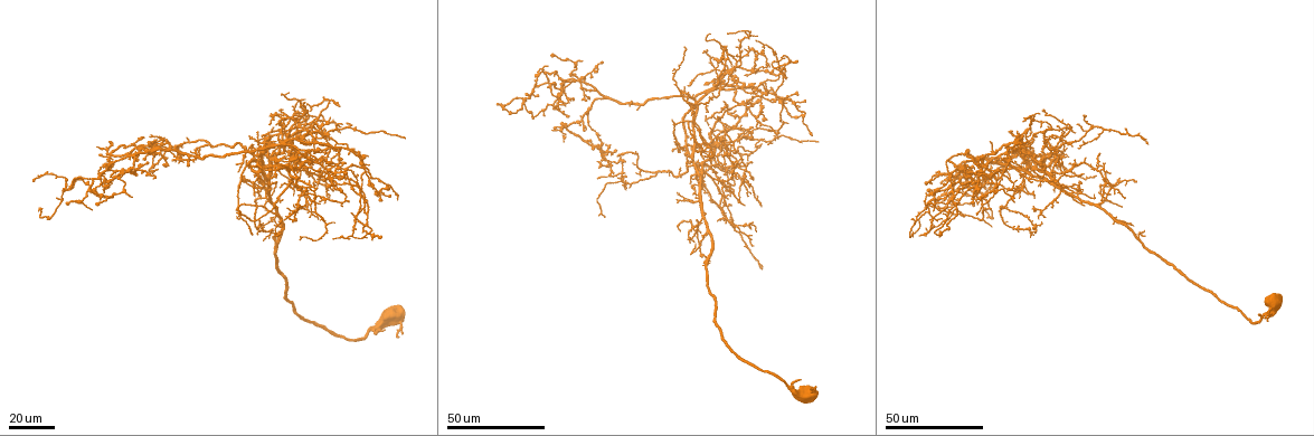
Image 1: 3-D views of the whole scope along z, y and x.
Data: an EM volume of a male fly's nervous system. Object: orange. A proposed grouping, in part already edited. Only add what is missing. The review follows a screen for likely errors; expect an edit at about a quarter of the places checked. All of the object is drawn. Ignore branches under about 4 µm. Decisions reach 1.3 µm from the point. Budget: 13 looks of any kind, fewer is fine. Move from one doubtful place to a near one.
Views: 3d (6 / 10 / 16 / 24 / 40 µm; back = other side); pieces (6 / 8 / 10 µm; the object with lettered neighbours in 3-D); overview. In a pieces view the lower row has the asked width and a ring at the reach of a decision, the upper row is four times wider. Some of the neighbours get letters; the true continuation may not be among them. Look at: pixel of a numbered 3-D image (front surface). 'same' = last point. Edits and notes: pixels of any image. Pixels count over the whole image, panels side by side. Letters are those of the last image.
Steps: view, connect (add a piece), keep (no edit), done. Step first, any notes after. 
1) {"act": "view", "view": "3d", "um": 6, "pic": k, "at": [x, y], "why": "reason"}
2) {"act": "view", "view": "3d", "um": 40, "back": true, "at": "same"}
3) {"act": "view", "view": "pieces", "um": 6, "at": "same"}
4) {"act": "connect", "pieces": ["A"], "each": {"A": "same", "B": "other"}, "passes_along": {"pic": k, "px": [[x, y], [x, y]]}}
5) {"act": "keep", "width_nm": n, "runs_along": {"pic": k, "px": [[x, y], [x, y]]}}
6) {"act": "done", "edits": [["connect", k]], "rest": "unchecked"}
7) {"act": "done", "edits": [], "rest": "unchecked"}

{"act": "view", "view": "3d", "um": 40, "pic": 1, "at": [1127, 128], "why": "branch stops here"}

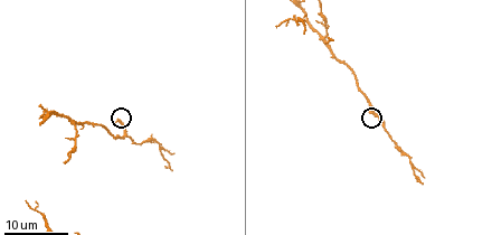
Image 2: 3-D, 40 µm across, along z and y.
{"act": "view", "view": "pieces", "um": 8, "pic": 2, "at": [114, 122]}

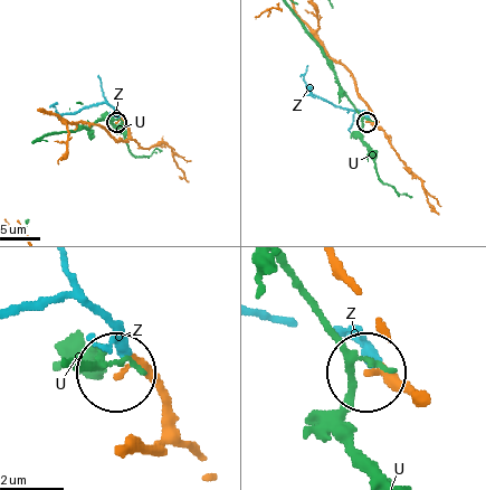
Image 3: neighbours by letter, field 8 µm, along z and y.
{"act": "connect", "pieces": ["Z"], "each": {"U": "other", "Z": "same"}, "found": "it goes on there"}

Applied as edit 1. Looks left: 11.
{"act": "view", "view": "3d", "um": 40, "pic": 1, "at": [673, 119], "why": "free end"}

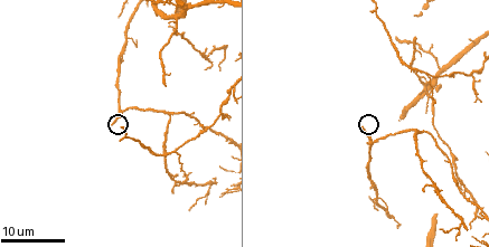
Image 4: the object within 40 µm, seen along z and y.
{"act": "view", "view": "pieces", "um": 8, "pic": 4, "at": [361, 125]}

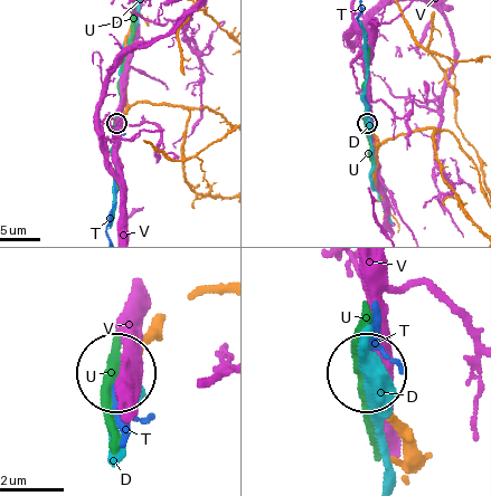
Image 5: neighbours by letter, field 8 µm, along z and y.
{"act": "connect", "pieces": ["T"], "width_nm": 160, "each": {"D": "other", "T": "same", "U": "other", "V": "other"}, "found": "the neuron continues"}

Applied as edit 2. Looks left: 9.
{"act": "view", "view": "overview", "why": "see it whole again"}

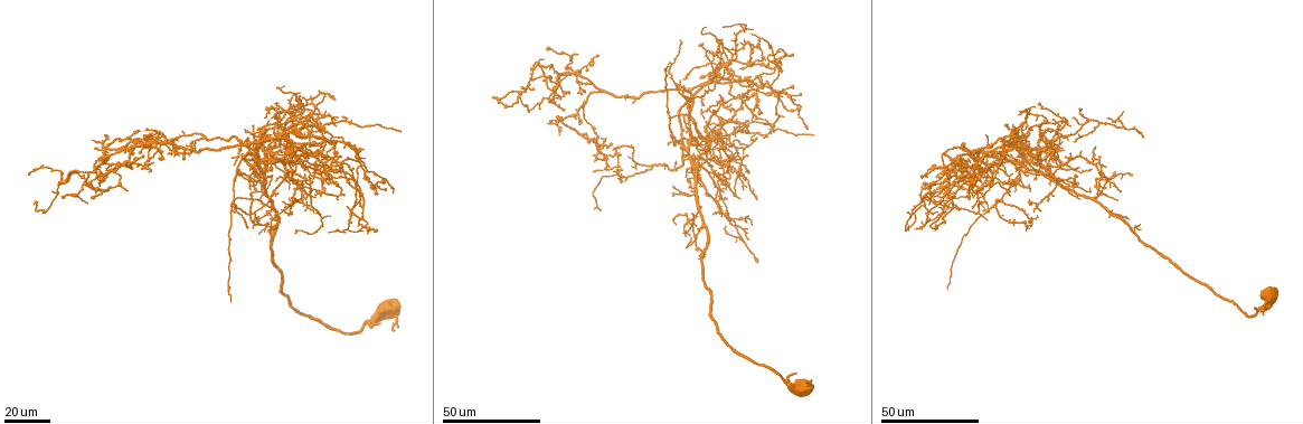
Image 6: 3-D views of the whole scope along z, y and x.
{"act": "view", "view": "3d", "um": 40, "pic": 6, "at": [773, 128]}

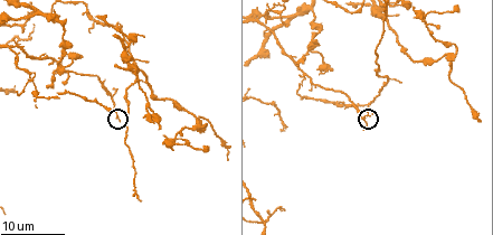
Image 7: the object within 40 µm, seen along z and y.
{"act": "view", "view": "pieces", "um": 10, "pic": 7, "at": [121, 119]}

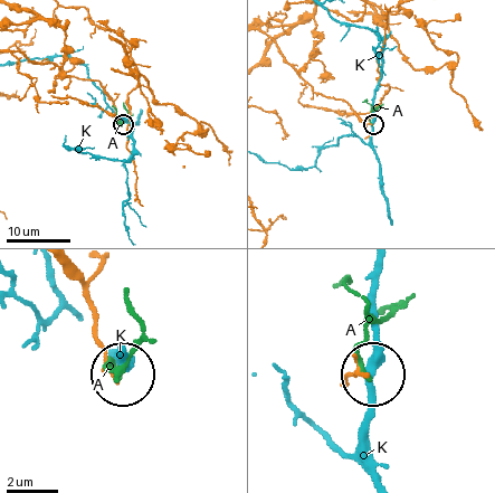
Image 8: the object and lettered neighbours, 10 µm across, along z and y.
{"act": "keep", "width_nm": 130, "each": {"A": "other", "K": "other"}, "found": "no lettered piece goes on from it"}

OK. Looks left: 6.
{"act": "view", "view": "3d", "um": 24, "pic": 6, "at": [747, 130], "why": "free end"}

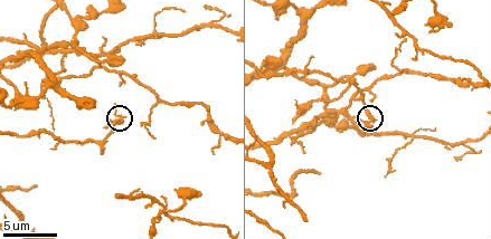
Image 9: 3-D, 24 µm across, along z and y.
{"act": "view", "view": "pieces", "um": 8, "pic": 9, "at": [115, 103], "why": "see the neighbours"}

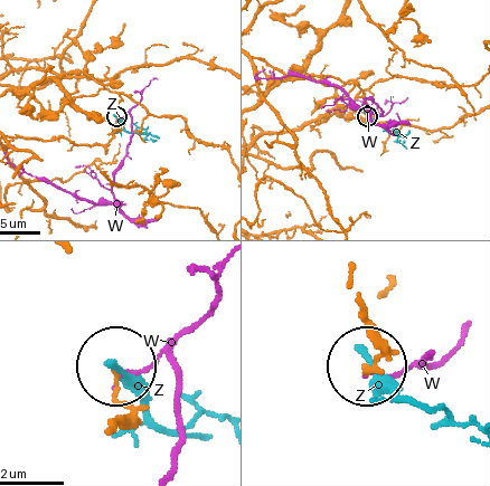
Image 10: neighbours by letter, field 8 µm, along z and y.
{"act": "keep", "each": {"W": "other", "Z": "other"}, "found": "no lettered piece goes on from it"}

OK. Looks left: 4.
{"act": "view", "view": "3d", "um": 16, "pic": 4, "at": [213, 179], "why": "free end"}

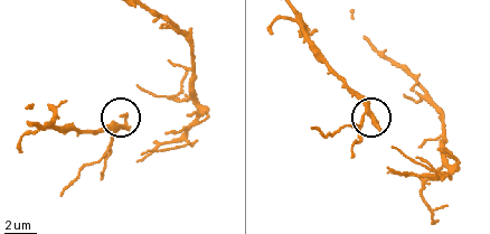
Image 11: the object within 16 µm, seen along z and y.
{"act": "view", "view": "pieces", "um": 8, "pic": 11, "at": [121, 114], "why": "what lies round it"}

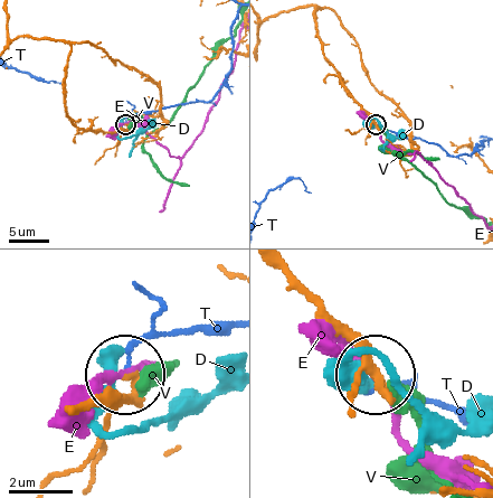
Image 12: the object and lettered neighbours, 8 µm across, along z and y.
{"act": "keep", "each": {"D": "other", "E": "other", "T": "other", "V": "other"}, "found": "none of them fits"}

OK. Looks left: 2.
{"act": "view", "view": "3d", "um": 40, "pic": 6, "at": [634, 101], "why": "stops while still wide"}

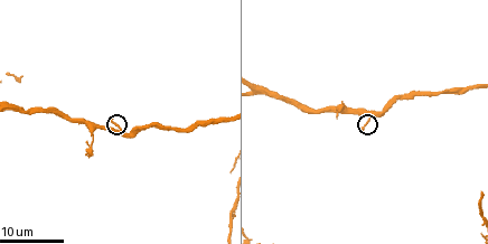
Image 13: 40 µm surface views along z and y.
{"act": "view", "view": "pieces", "um": 6, "pic": 13, "at": [360, 131]}

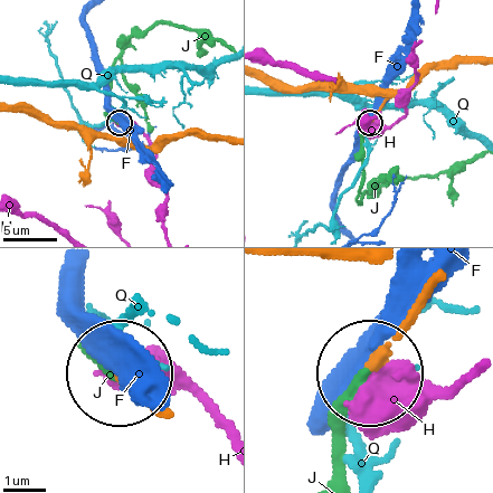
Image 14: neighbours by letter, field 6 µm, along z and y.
{"act": "connect", "pieces": ["J"], "each": {"F": "other", "H": "other", "J": "same", "Q": "other"}, "found": "the neuron continues"}

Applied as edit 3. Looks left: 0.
{"act": "done", "edits": [["connect", 3], ["connect", 5], ["connect", 14]], "rest": "unchecked"}

